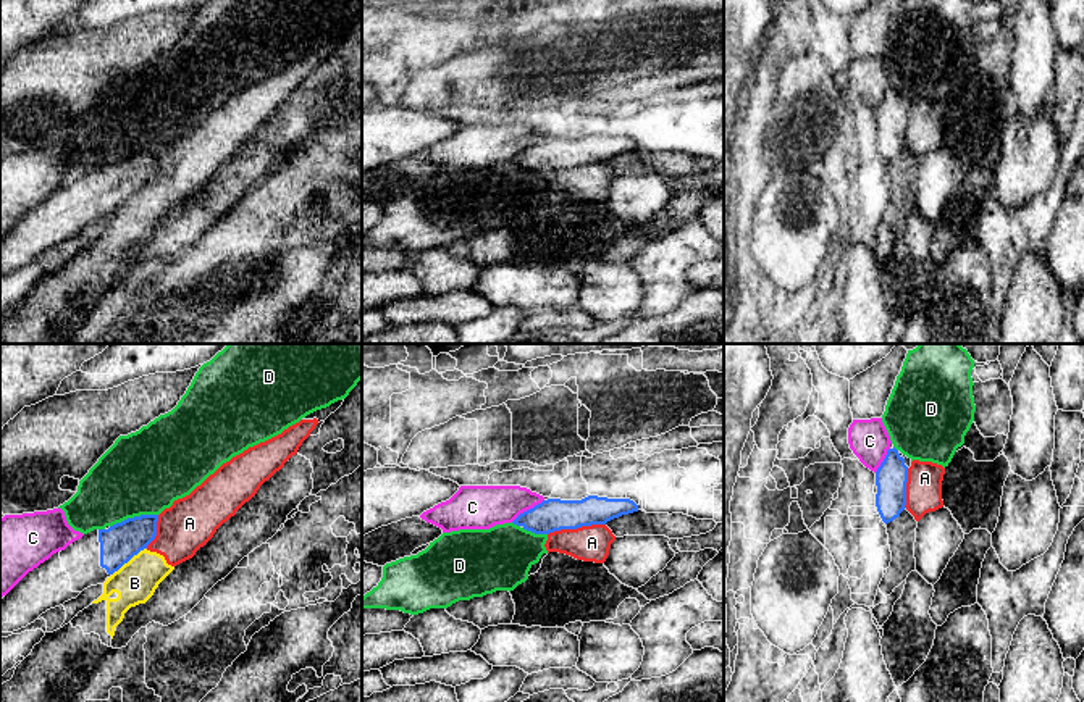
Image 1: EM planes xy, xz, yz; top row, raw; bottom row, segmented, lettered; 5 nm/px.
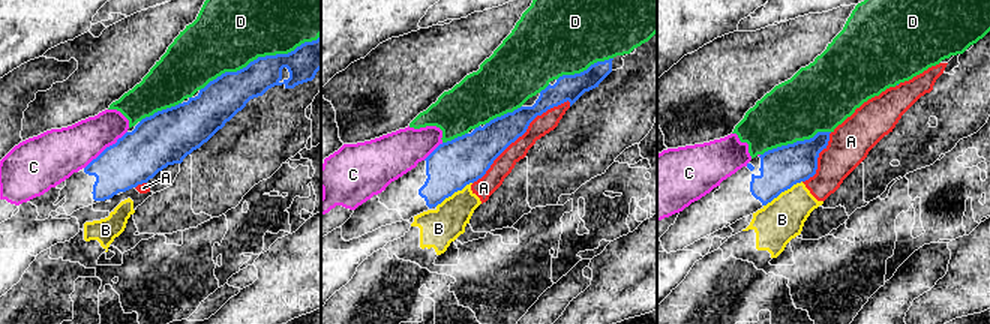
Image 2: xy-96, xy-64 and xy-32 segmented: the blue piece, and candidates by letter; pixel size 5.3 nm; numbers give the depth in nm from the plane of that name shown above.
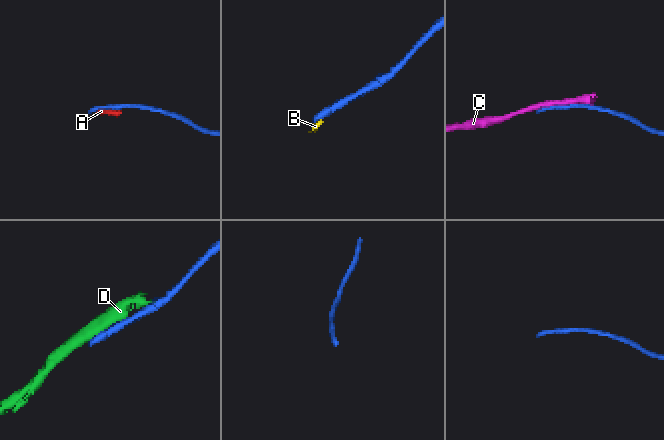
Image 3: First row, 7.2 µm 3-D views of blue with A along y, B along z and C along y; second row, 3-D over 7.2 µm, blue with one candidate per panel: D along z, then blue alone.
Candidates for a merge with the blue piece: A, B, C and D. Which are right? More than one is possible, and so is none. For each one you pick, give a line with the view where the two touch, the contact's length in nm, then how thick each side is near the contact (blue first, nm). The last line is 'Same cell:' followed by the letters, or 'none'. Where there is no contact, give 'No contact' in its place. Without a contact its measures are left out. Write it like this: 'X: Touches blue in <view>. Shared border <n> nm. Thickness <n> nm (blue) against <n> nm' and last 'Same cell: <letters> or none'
Same cell: none

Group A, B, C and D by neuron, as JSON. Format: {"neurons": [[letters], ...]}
{"neurons": [["A", "B"], ["C"], ["D"]]}

